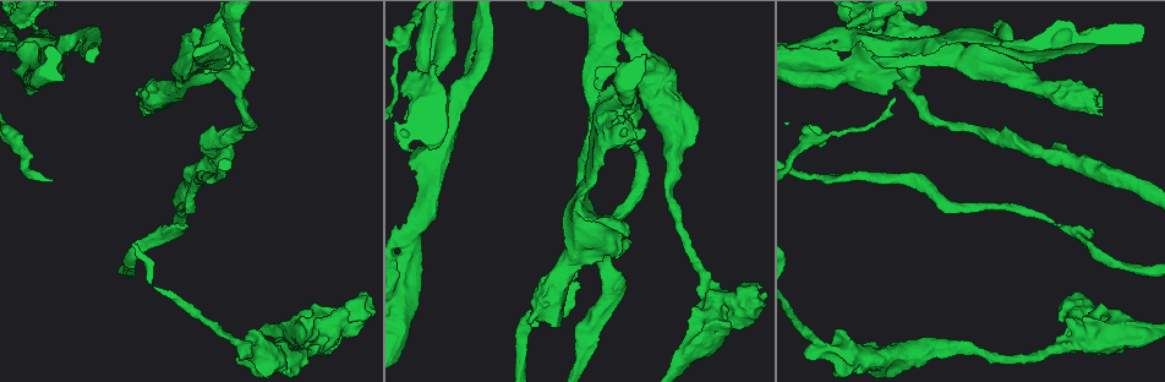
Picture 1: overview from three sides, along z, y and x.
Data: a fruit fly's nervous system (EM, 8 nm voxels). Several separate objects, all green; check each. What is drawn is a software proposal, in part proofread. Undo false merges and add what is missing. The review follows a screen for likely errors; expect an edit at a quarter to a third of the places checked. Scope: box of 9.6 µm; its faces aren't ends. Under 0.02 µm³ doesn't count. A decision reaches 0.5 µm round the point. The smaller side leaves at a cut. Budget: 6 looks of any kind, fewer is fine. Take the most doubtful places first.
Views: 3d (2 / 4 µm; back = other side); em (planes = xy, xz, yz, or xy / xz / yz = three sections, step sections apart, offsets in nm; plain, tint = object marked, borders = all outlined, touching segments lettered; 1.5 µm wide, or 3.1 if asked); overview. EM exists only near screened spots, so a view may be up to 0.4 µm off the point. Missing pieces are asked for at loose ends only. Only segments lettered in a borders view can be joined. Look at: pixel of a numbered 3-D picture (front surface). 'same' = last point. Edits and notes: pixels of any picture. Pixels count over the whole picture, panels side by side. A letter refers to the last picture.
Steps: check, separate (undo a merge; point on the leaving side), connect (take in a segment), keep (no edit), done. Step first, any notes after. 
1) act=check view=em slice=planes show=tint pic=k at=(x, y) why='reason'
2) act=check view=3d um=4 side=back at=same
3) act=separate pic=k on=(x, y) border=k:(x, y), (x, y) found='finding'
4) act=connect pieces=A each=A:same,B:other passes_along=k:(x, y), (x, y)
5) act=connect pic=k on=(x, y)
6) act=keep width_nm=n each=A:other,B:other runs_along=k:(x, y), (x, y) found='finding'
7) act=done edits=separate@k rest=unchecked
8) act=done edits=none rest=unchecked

act=check view=em slice=planes show=tint pic=1 at=(744, 294) why='closes a loop'

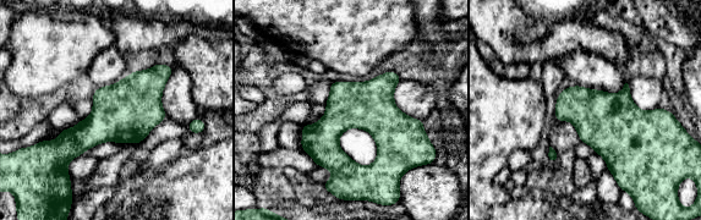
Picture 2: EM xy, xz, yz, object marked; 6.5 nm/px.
act=check view=em slice=planes show=borders at=same why='what lies round it'

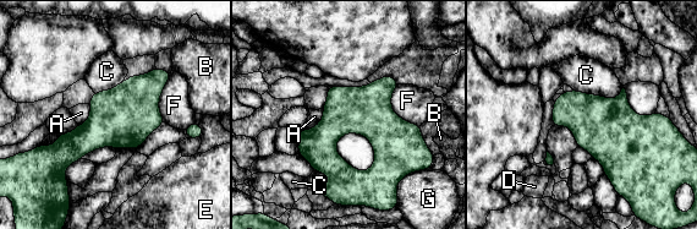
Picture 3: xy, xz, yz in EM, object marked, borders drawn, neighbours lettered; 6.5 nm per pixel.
act=keep width_nm=320 each=A:other,B:other,C:other,D:other,E:other,F:other,G:other found='one neuron here'

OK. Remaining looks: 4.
act=check view=em slice=planes show=borders pic=1 at=(466, 64) why='thick end'

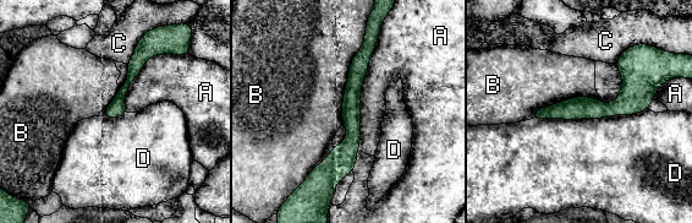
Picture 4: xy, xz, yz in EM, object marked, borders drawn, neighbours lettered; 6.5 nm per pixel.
act=keep each=A:other,B:other,C:other,D:other found='none of them fits'

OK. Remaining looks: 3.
act=check view=em slice=planes show=tint pic=1 at=(404, 228) why='closes a loop'

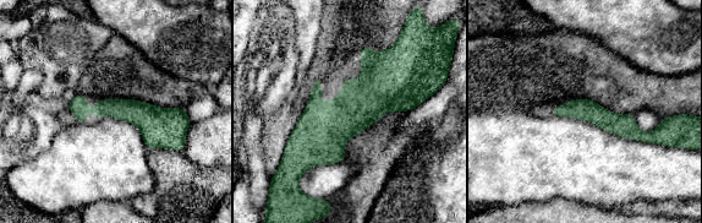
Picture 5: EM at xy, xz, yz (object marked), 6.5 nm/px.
act=check view=em slice=planes show=borders at=same why='what lies round it'

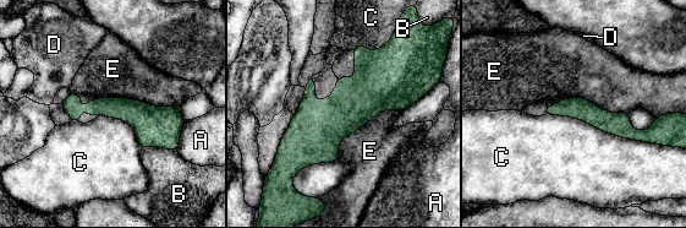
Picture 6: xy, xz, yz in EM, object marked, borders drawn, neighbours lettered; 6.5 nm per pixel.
act=keep width_nm=140 each=A:other,B:other,C:other,D:other,E:other runs_along=6:(65, 104), (181, 120) found='one neuron here'

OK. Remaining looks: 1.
act=done edits=none rest=unchecked

